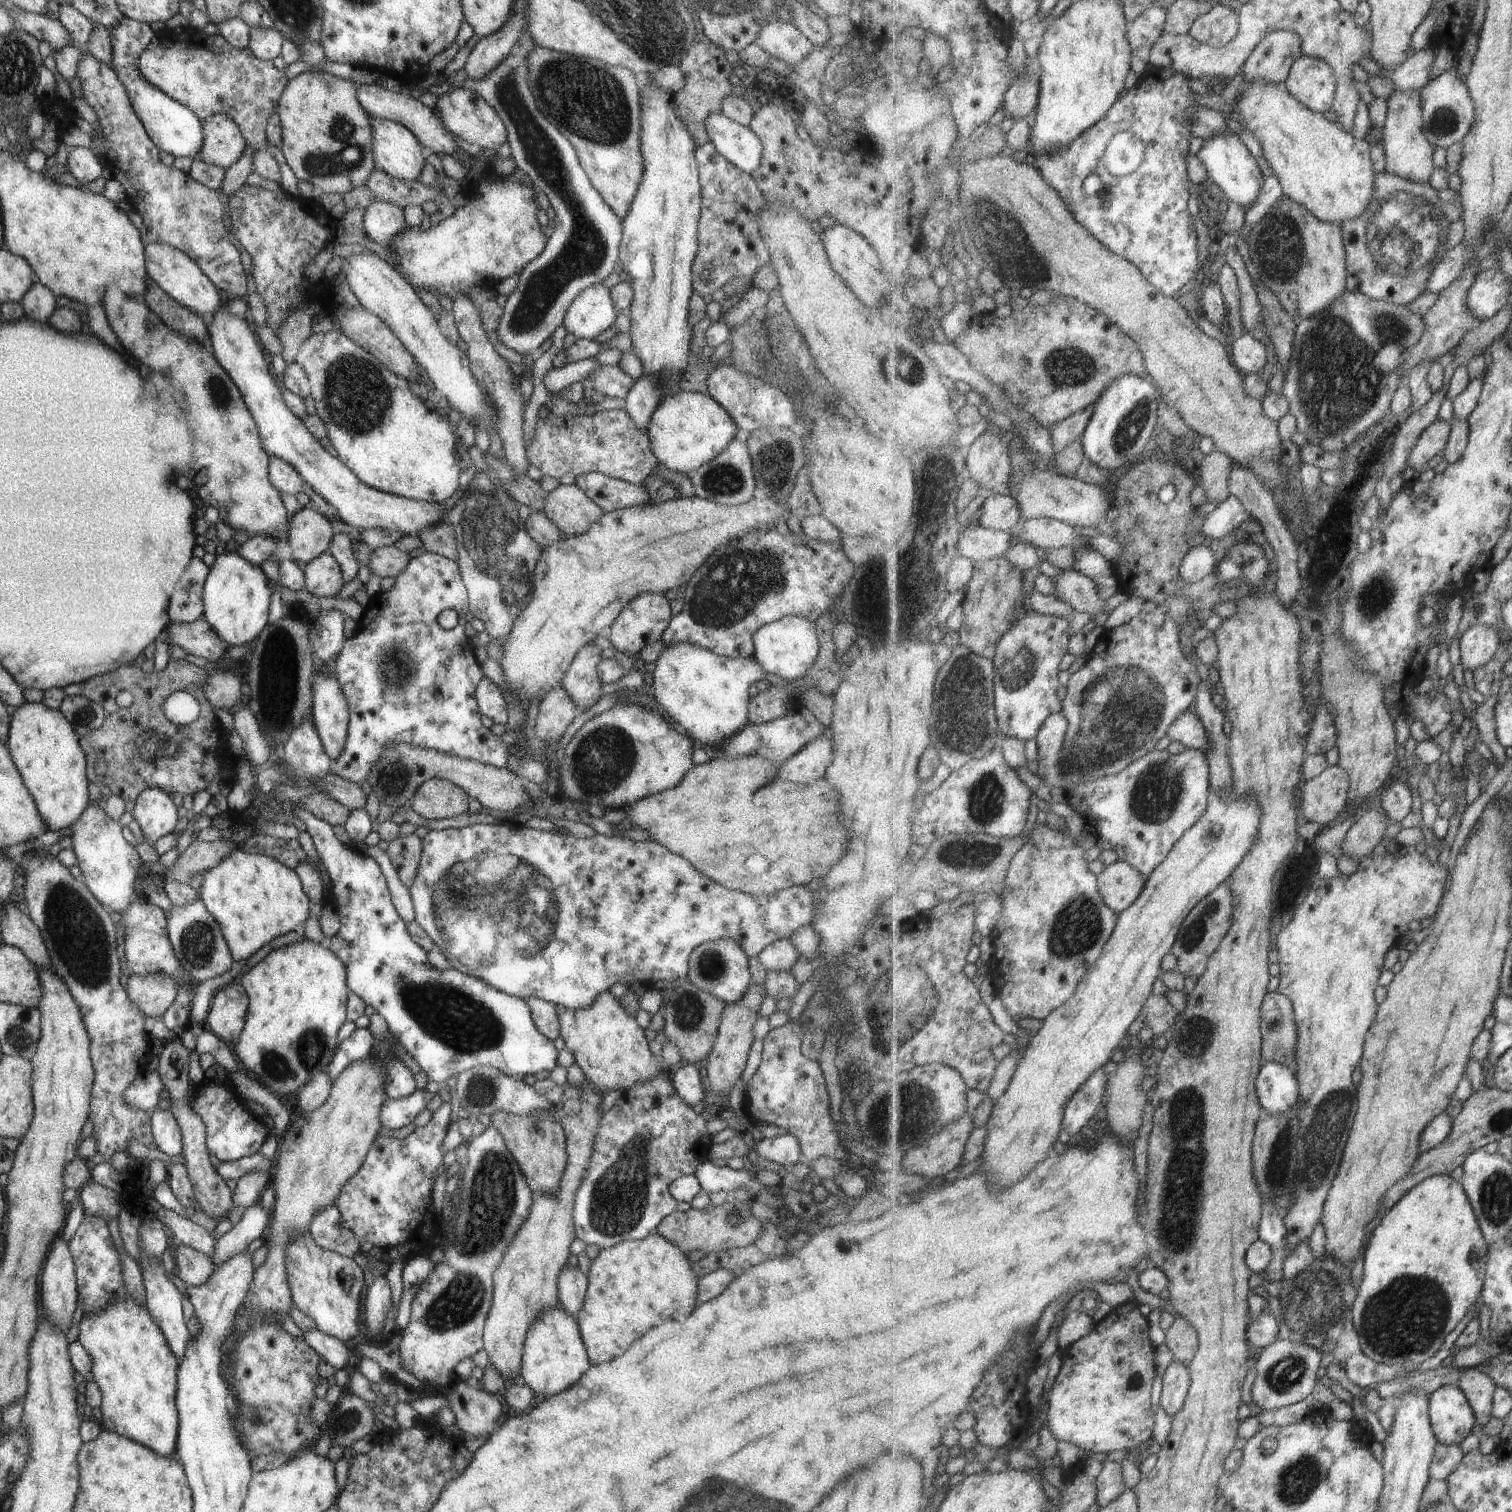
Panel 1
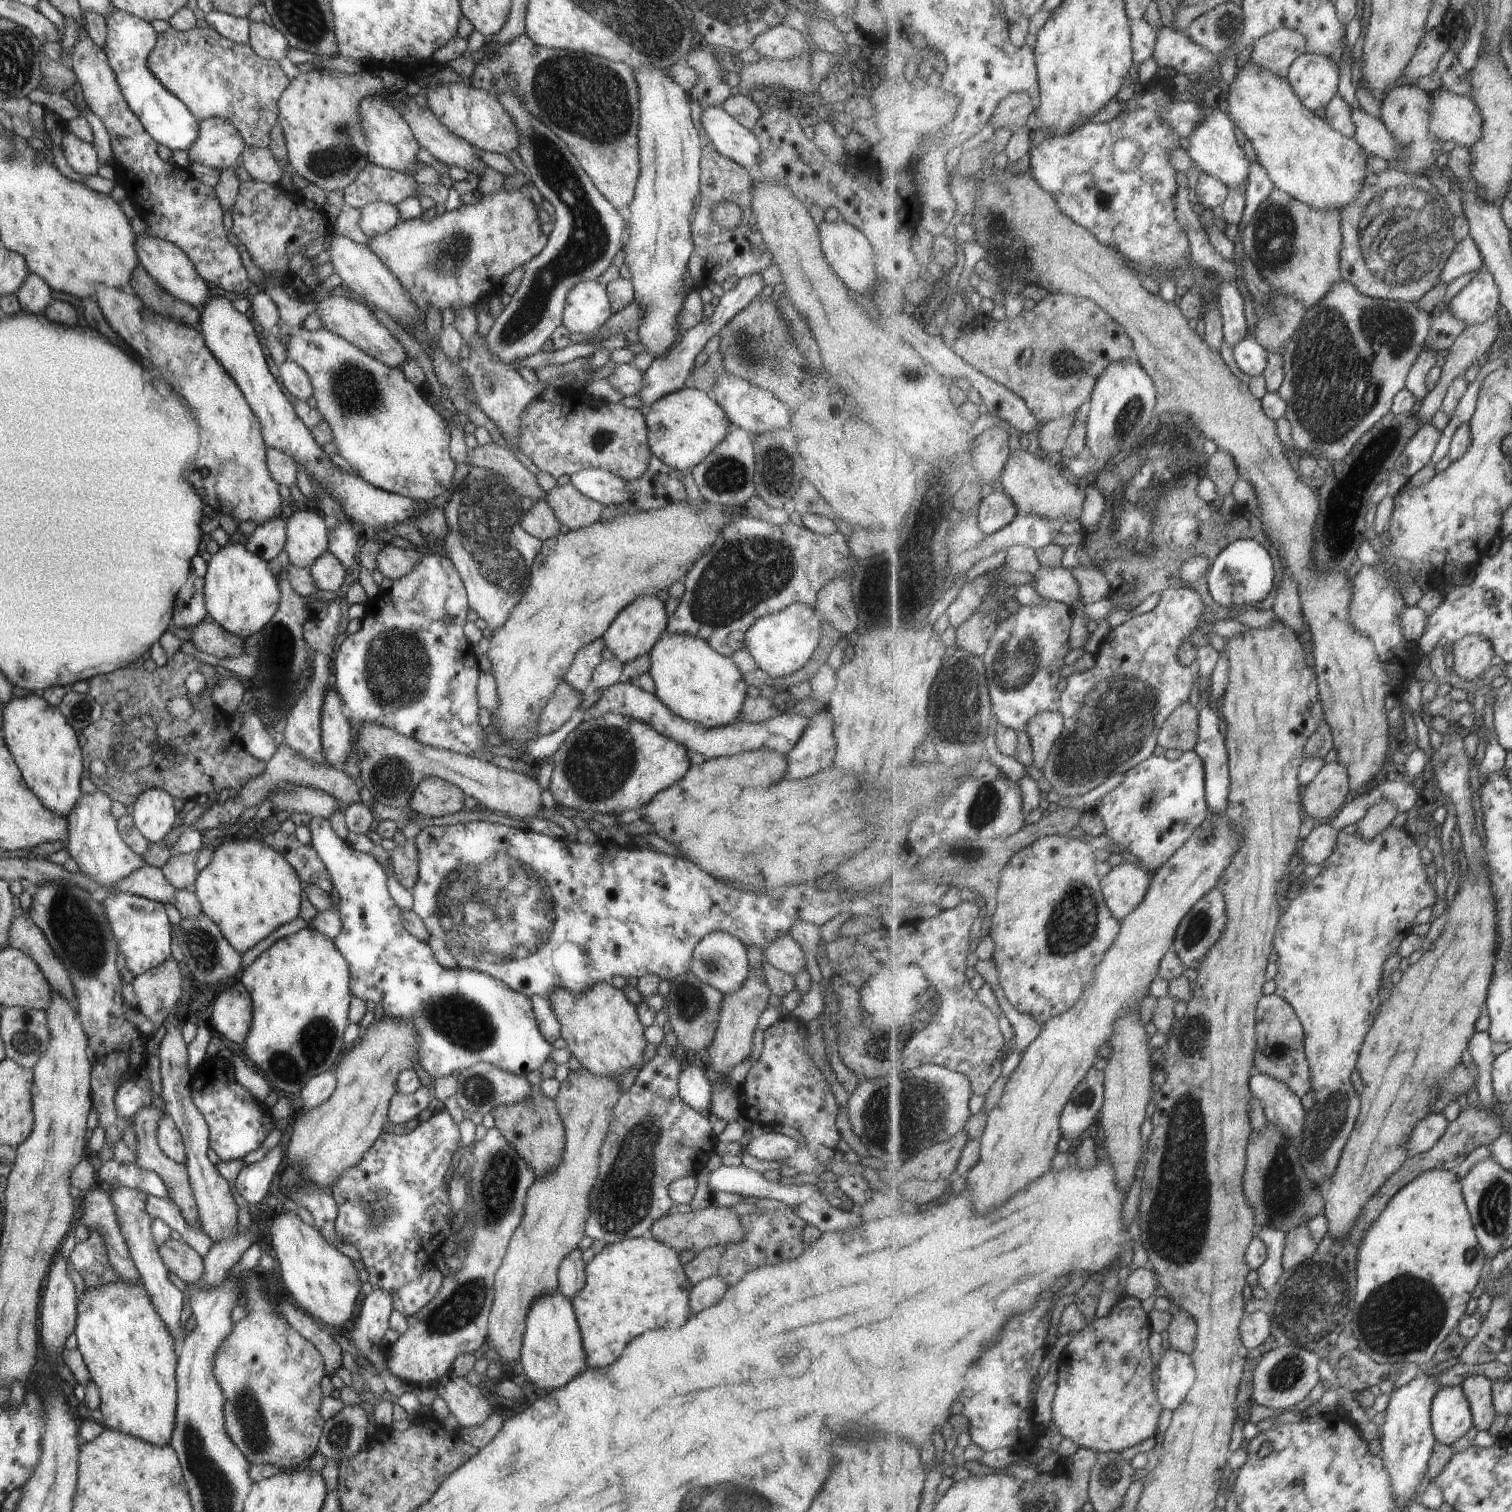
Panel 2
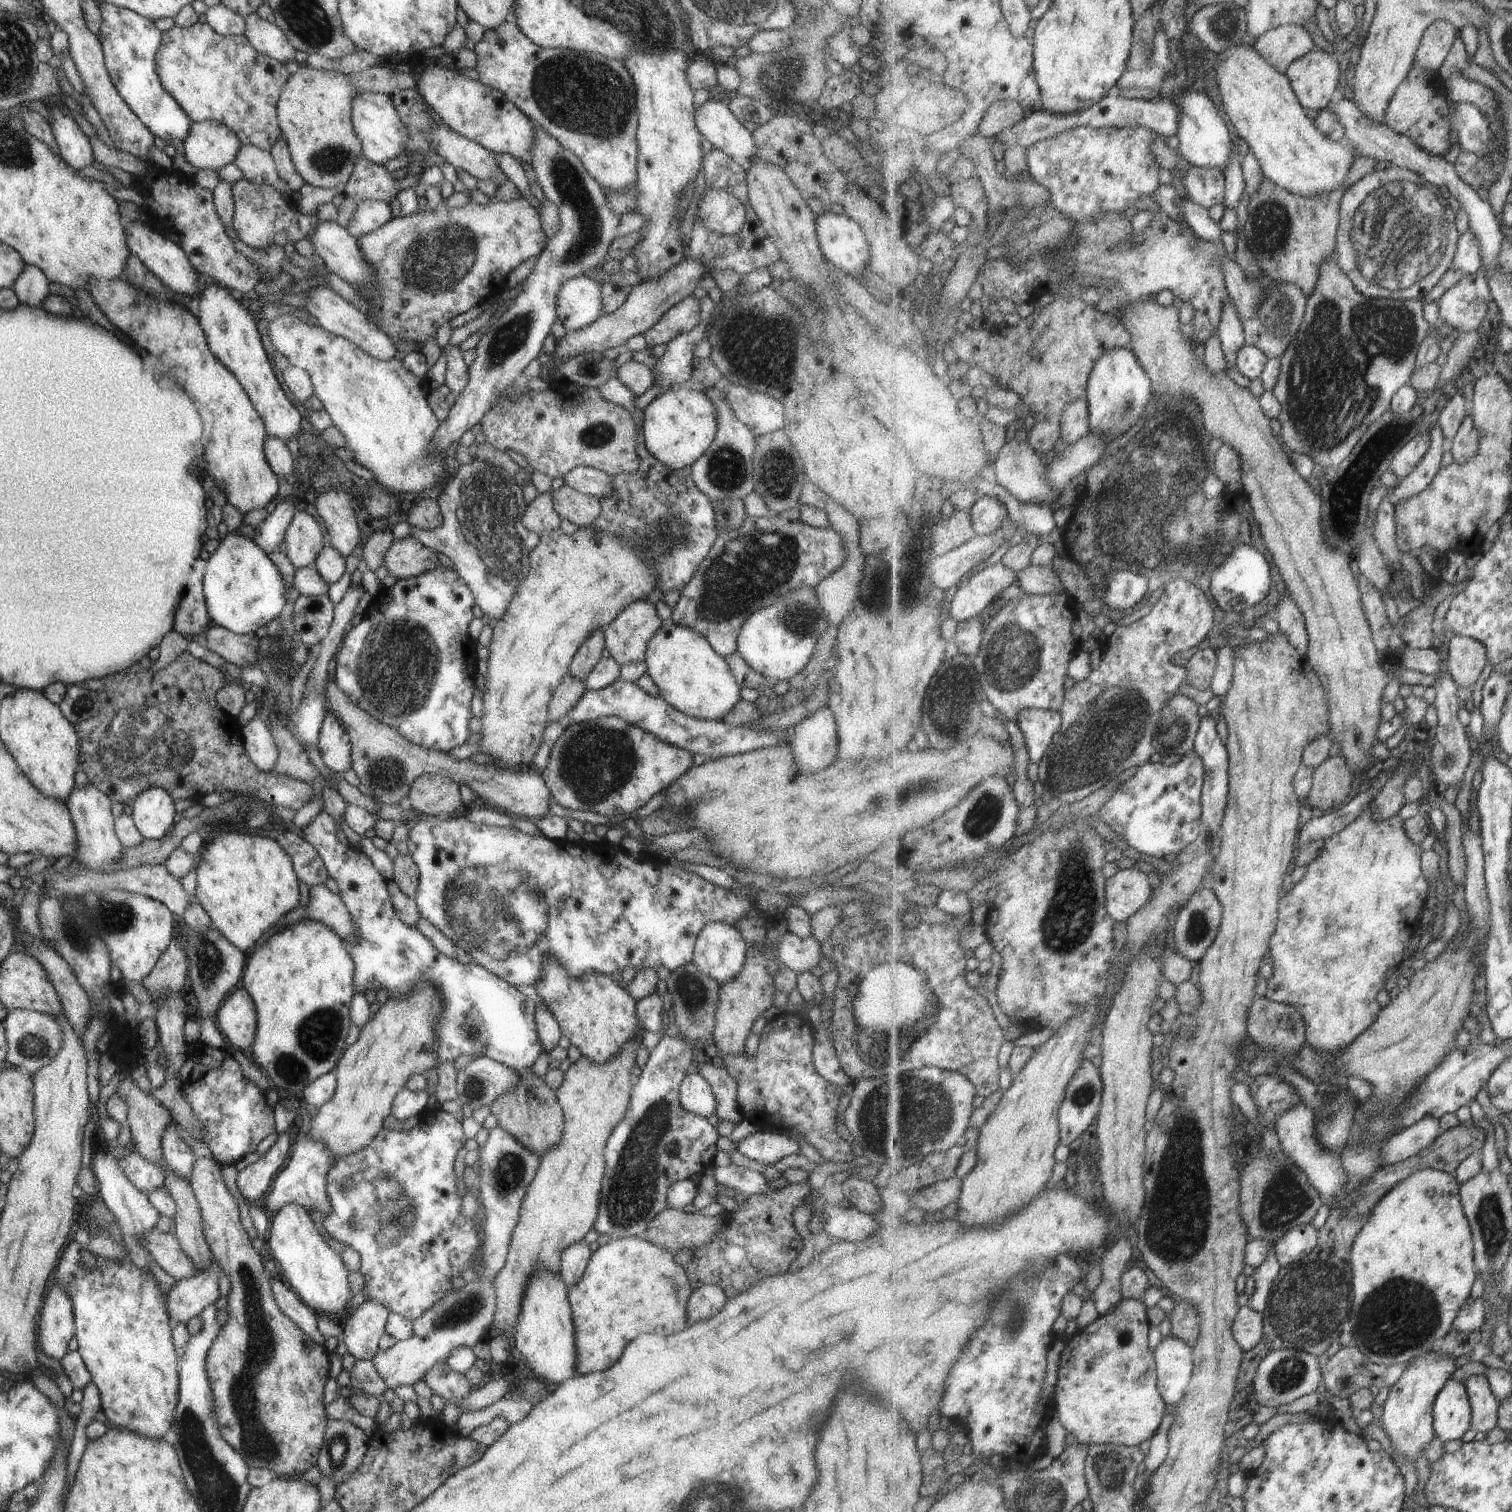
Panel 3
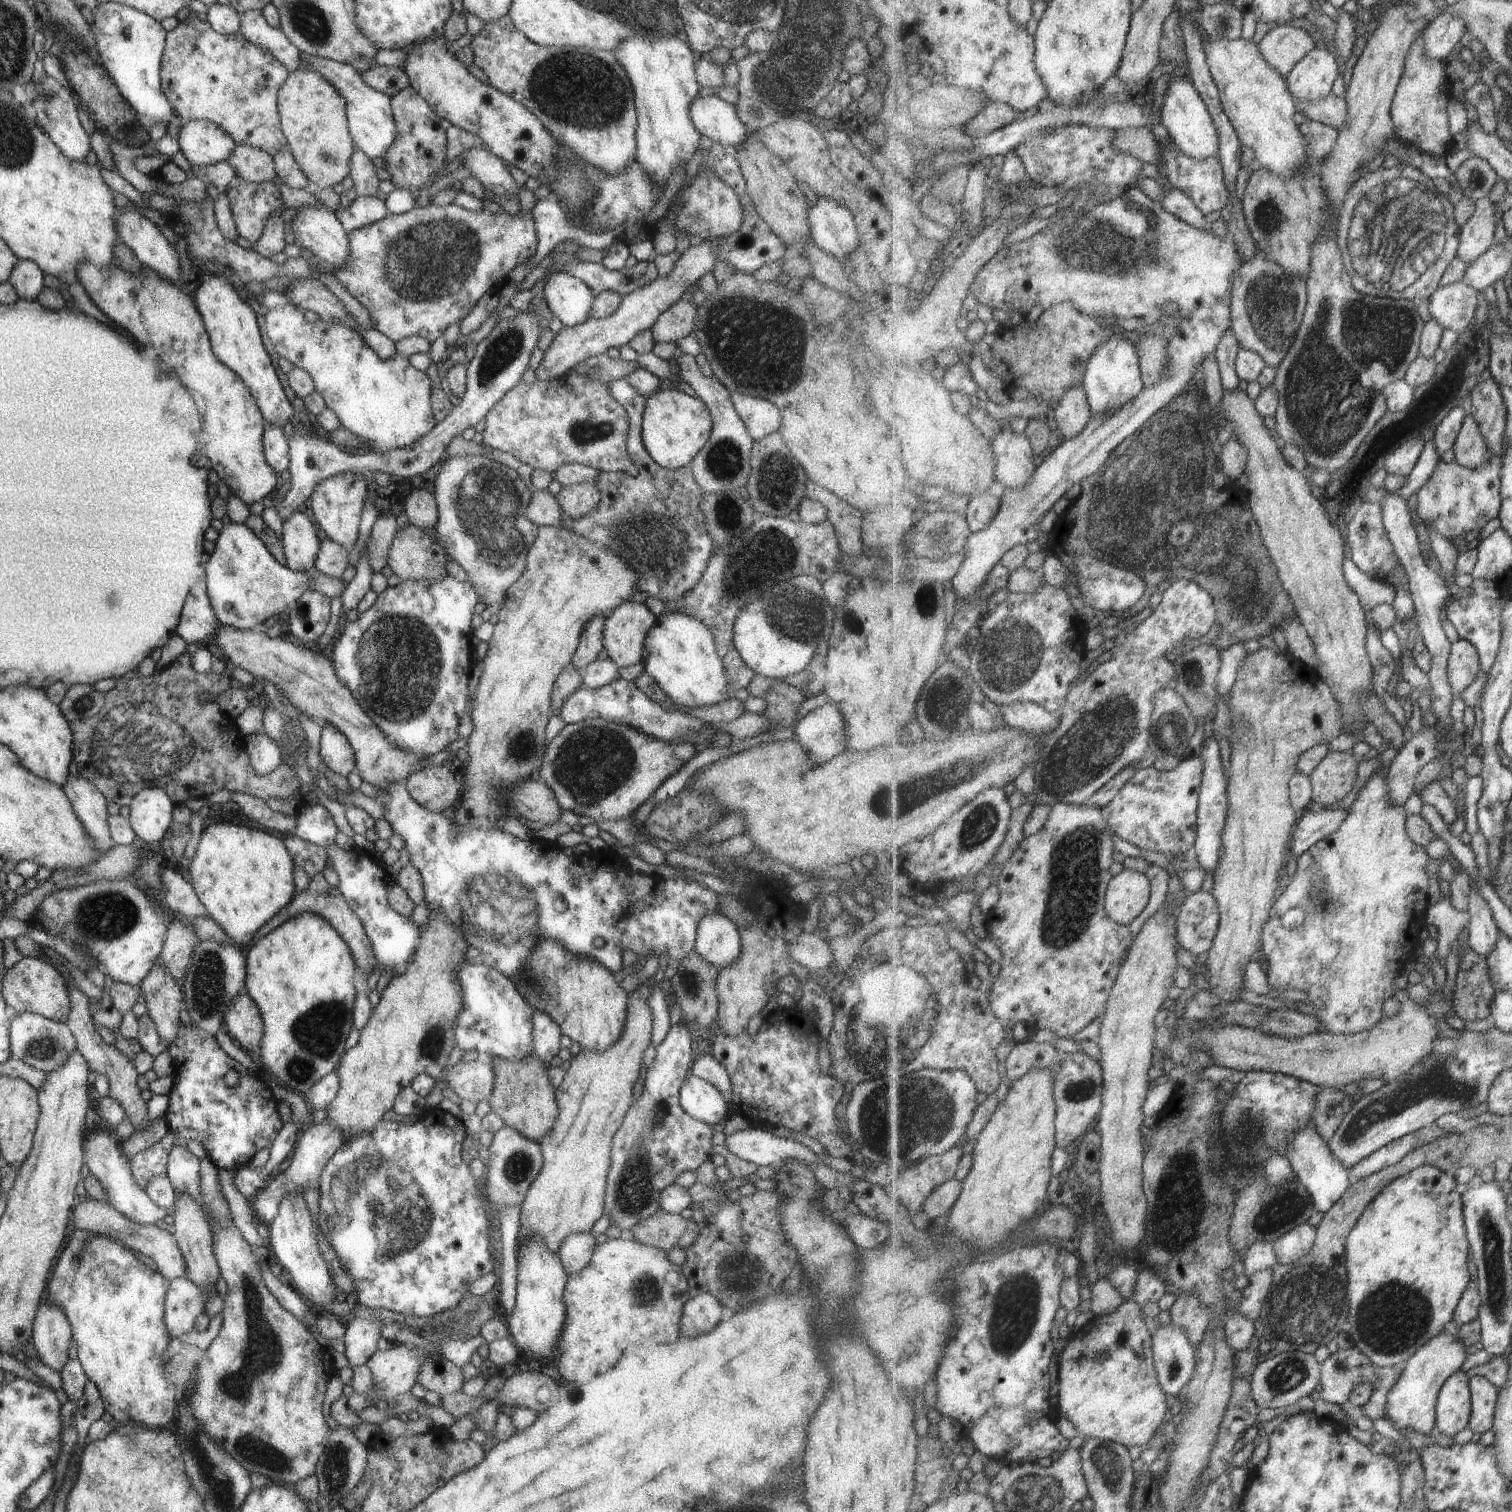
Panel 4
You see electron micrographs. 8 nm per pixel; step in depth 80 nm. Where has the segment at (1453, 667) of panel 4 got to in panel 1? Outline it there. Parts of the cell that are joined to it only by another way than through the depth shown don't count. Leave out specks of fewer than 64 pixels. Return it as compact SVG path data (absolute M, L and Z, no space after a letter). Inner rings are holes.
M1477 623L1469 627L1460 639L1460 662L1465 669L1479 670L1493 660L1499 644L1503 644L1503 640L1495 628Z

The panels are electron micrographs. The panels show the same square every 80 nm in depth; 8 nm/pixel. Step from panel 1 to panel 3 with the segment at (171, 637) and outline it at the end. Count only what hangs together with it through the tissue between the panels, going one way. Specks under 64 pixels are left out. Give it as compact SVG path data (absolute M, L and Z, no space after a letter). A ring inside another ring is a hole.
M210 623L204 631L207 650L215 652L223 660L238 667L257 664L257 644L255 633L235 634L226 628Z

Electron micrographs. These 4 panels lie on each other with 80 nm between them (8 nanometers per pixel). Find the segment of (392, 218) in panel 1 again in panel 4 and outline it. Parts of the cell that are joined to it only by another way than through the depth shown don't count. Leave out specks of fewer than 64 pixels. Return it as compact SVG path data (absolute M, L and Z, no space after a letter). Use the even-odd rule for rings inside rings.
M357 196L346 207L339 207L338 204L334 210L346 233L381 220L387 213L384 201L376 196Z

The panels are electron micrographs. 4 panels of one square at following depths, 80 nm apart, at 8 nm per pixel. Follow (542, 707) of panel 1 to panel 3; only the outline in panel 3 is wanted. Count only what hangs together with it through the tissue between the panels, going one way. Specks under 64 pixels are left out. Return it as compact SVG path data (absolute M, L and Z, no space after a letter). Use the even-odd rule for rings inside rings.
M565 673L547 703L548 721L567 715L571 706L585 691L583 681Z

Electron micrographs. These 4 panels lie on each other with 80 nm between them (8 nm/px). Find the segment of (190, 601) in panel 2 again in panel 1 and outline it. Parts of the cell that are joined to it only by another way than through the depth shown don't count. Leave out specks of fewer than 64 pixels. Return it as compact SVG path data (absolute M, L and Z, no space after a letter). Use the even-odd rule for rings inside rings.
M199 557L188 562L183 576L175 582L168 600L167 618L171 623L190 623L202 616L202 586L208 567Z

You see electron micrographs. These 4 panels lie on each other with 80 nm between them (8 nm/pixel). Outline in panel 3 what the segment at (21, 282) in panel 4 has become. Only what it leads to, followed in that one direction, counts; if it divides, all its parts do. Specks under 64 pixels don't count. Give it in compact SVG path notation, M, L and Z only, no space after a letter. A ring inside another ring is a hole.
M23 265L22 271L13 281L11 289L18 302L28 307L39 307L45 298L48 280L36 266Z

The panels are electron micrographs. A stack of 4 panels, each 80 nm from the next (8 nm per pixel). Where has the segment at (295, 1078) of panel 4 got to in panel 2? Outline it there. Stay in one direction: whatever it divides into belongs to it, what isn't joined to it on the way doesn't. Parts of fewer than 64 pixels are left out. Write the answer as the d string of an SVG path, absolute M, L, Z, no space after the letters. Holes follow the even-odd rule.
M300 929L297 932L277 939L272 942L257 958L253 959L251 964L248 964L236 978L247 989L249 993L252 1009L250 1027L242 1042L243 1054L242 1056L248 1060L249 1063L264 1076L264 1079L270 1084L271 1089L281 1095L295 1094L299 1092L301 1087L312 1077L319 1073L333 1069L336 1062L340 1060L341 1053L345 1050L345 1044L342 1041L342 1034L344 1028L347 1026L348 1018L348 1004L352 999L348 982L350 979L349 965L347 961L341 956L341 953L335 948L333 939L323 936L315 929Z

